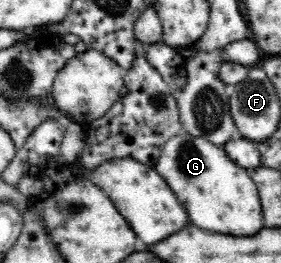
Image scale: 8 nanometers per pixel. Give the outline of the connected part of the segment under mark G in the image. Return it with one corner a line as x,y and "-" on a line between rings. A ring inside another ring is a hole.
184,131
164,143
154,168
166,180
170,190
176,194
178,201
186,209
190,221
196,227
216,231
216,233
228,233
228,235
254,235
265,227
262,221
262,206
257,185
246,168
239,167
232,162
223,146

